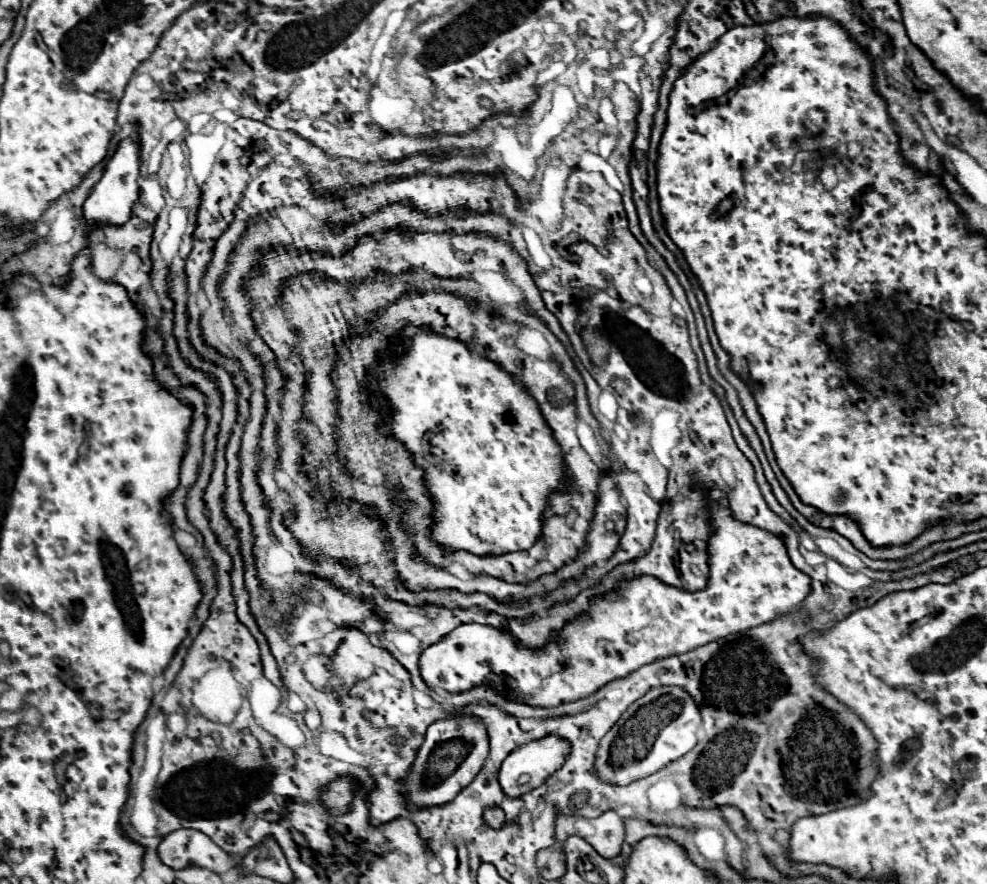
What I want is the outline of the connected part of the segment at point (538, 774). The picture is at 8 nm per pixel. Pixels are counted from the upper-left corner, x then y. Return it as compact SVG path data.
M547 736L543 740L537 740L537 742L529 742L517 750L513 750L501 764L501 770L499 770L499 786L503 790L505 796L511 796L511 798L519 798L527 792L531 792L533 788L541 786L545 782L545 778L549 774L553 774L557 768L561 768L561 764L565 762L567 754L569 754L569 742L567 740L561 740L557 736Z

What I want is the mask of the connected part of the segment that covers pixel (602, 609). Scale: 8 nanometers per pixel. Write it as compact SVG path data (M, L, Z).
M709 484L707 488L703 488L703 498L705 498L705 508L709 514L709 530L711 530L711 536L707 540L711 580L707 588L699 592L673 590L653 576L643 576L631 582L623 582L615 594L603 600L595 598L587 614L579 616L575 622L569 622L563 628L563 640L539 650L537 658L531 658L531 650L519 648L509 632L481 626L481 624L461 624L451 634L441 638L437 644L423 650L423 656L419 658L419 670L421 670L423 682L431 690L441 688L453 694L467 692L475 686L501 688L501 682L503 682L509 700L525 702L537 708L555 708L567 702L583 700L595 694L605 684L619 680L623 676L629 676L631 672L635 672L635 668L641 668L643 664L651 664L667 656L679 656L683 652L691 652L709 642L721 640L729 634L745 632L755 626L773 622L779 616L799 612L803 606L803 600L811 594L811 580L807 574L799 572L791 564L787 550L783 546L783 540L779 542L777 536L771 536L769 532L763 532L761 528L735 520L735 516L731 516L727 496L723 496L721 488L711 488Z

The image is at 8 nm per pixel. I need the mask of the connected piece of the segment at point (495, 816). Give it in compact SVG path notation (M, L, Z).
M491 808L485 812L485 820L491 828L501 828L503 826L503 820L505 820L505 814L501 808Z

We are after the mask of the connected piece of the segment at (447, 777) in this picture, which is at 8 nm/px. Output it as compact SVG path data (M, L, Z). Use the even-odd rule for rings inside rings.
M453 716L451 720L439 720L427 728L425 740L415 756L415 762L411 764L411 770L407 776L401 780L401 794L405 796L405 804L415 810L415 808L429 808L429 806L443 806L451 802L465 786L473 782L477 772L487 760L489 752L489 742L487 742L487 732L485 726L474 716Z

